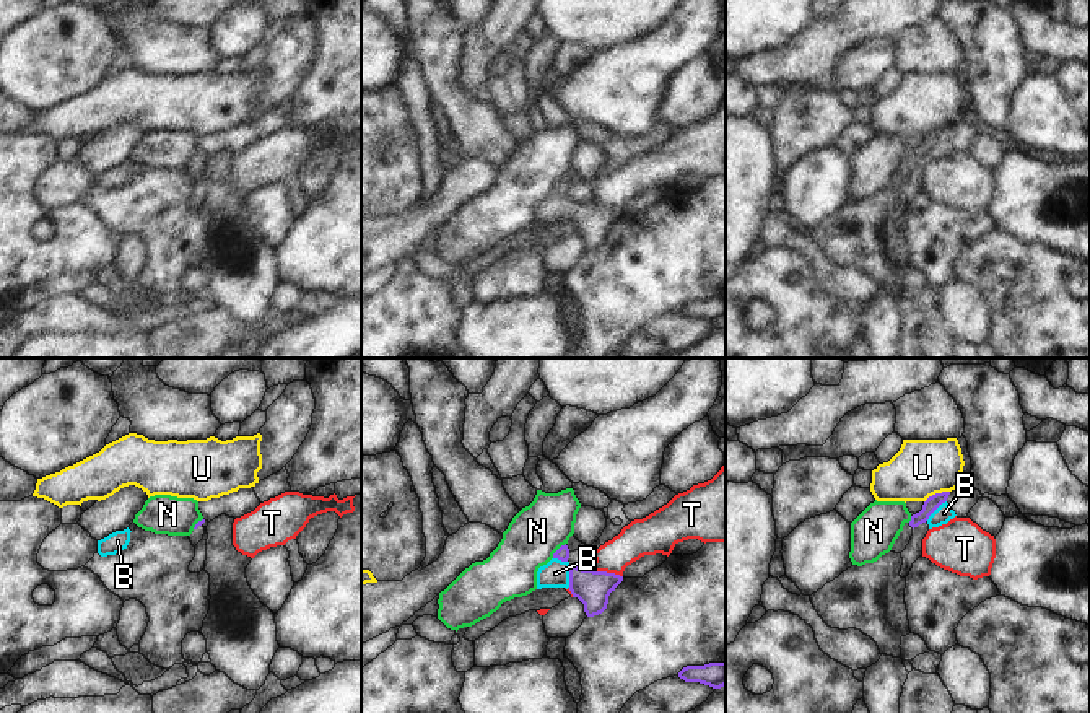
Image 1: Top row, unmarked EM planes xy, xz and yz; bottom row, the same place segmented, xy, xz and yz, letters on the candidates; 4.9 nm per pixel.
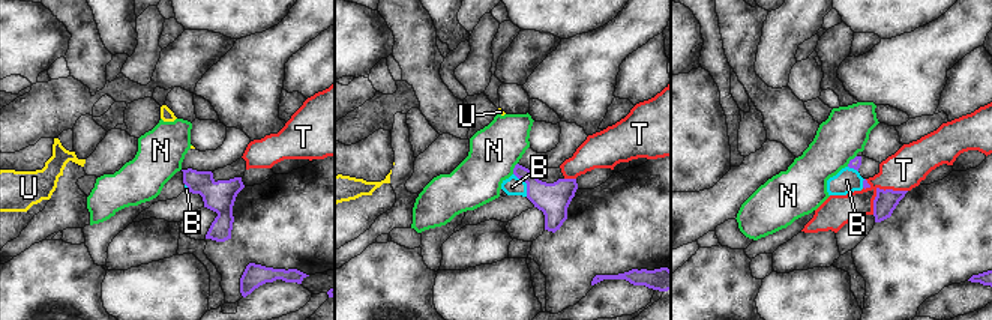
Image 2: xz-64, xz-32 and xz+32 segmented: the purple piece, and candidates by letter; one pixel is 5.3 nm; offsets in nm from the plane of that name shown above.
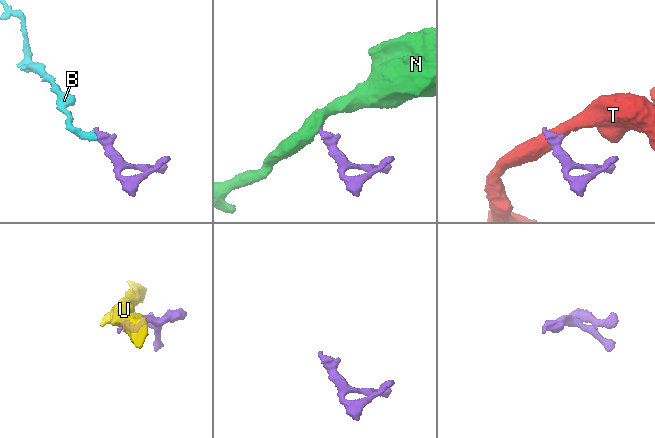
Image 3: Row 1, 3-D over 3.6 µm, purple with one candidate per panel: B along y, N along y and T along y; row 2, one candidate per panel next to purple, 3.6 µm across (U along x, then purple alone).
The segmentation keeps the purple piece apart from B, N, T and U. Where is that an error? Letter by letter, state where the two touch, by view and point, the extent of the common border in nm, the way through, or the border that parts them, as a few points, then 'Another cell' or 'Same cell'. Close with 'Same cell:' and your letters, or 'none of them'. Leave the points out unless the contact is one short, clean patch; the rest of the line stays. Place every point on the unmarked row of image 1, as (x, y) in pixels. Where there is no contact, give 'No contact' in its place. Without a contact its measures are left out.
B: Touches purple at xz (570, 212). Shared border 110 nm. Path across: xz (592, 223), (570, 212), (555, 209). Same cell
N: Touches purple at xz (557, 186). Shared border 100 nm. Boundary: xz (565, 178), (552, 192). Another cell
T: Touches purple at xz (606, 207). Shared border 170 nm. Boundary: xz (589, 204), (614, 207), (622, 212). Another cell
U: Touches purple at yz (936, 129). Shared border 140 nm. Boundary: yz (949, 126), (933, 129), (924, 137). Another cell
Same cell: B.

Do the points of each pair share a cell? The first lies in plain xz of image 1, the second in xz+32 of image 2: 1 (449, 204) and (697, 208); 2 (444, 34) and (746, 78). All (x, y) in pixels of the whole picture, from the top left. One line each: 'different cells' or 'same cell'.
1: same cell
2: same cell

